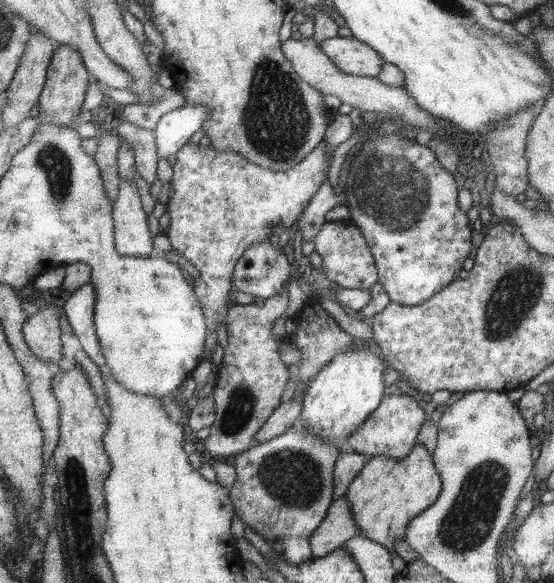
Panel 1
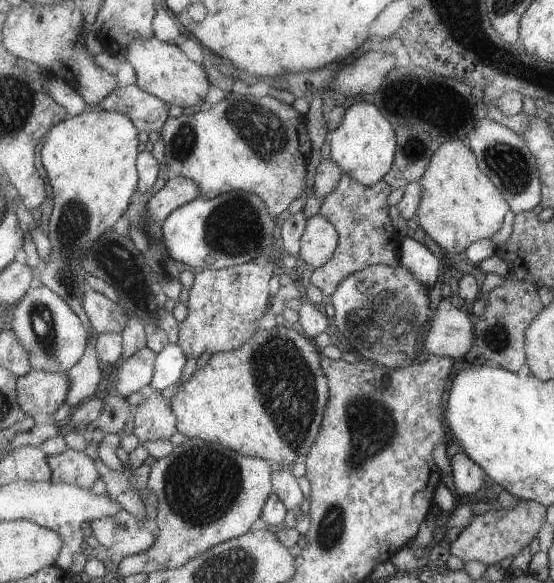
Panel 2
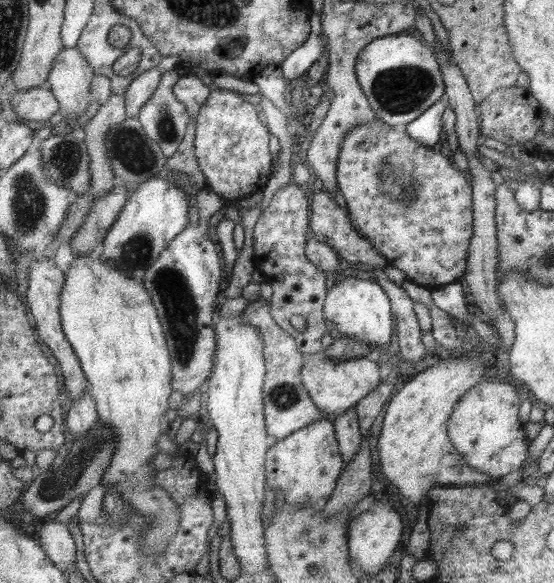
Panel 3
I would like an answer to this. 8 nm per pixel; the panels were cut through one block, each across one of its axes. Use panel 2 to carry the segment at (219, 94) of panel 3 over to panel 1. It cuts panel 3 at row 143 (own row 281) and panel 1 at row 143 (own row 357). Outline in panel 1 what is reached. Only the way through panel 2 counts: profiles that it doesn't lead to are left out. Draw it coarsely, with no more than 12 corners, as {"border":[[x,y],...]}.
{"border":[[322,142],[286,171],[186,143],[166,238],[198,272],[206,350],[235,263],[291,232],[327,178]]}

